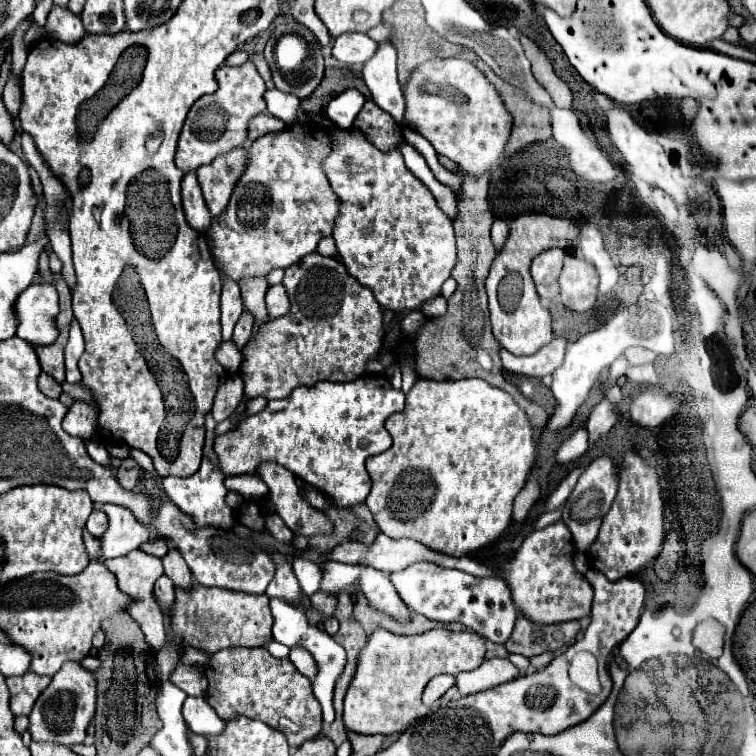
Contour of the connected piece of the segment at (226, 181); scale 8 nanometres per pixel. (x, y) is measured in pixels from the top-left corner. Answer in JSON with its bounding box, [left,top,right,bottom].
[196,148,246,216]

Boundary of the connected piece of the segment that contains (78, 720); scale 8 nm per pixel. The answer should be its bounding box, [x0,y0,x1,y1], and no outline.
[30,662,96,746]

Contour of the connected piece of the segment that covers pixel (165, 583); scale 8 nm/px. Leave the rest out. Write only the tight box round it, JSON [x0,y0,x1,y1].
[154,574,174,616]

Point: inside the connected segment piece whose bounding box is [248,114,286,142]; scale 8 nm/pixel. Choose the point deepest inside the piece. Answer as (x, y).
(264, 124)

